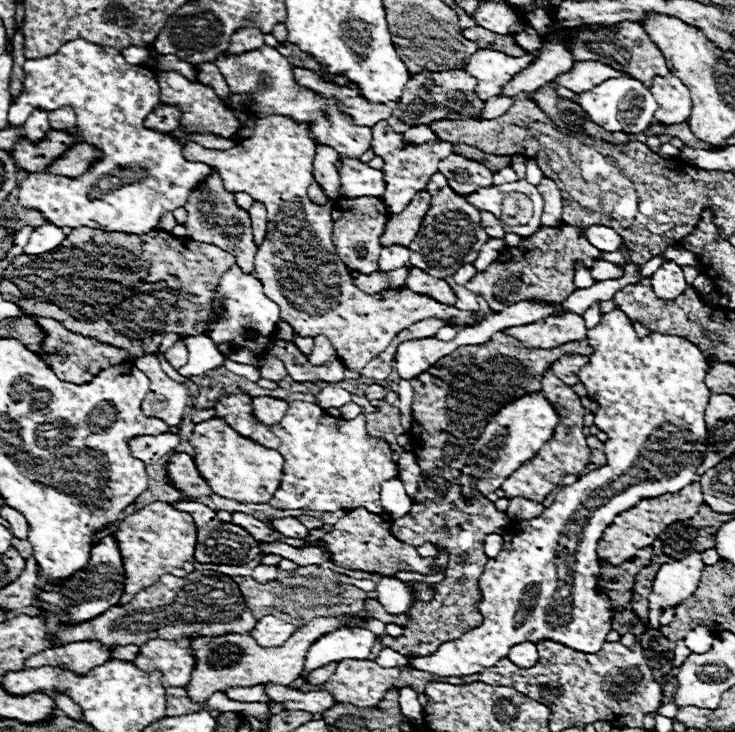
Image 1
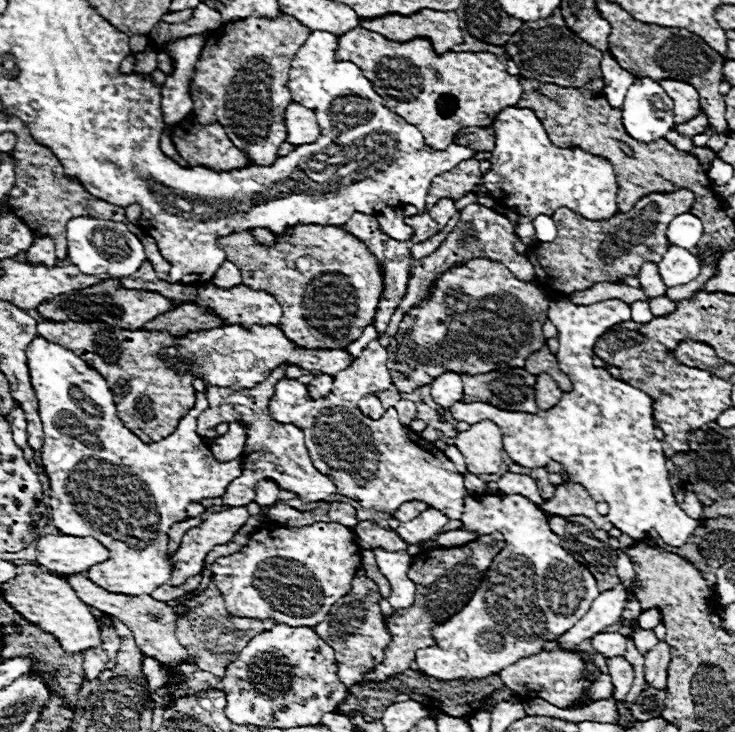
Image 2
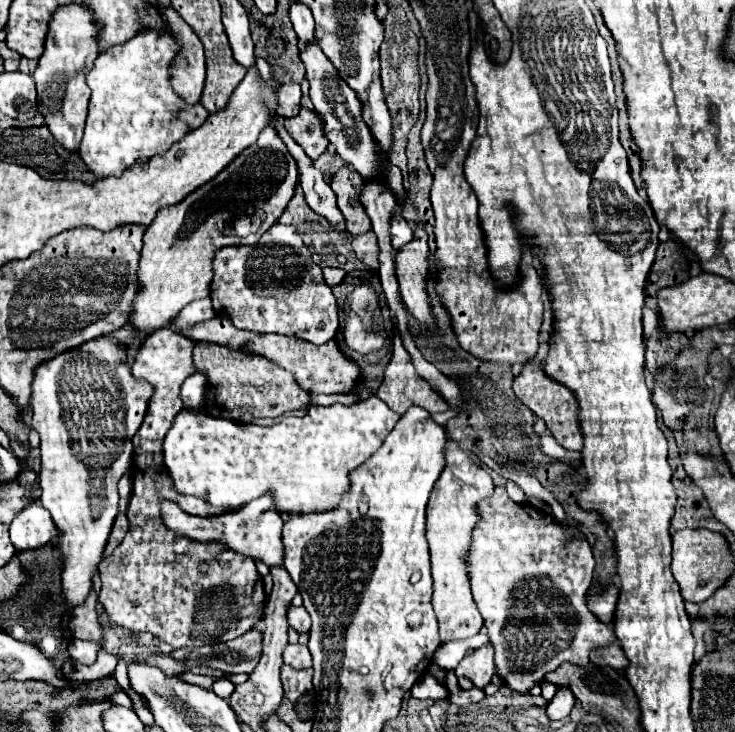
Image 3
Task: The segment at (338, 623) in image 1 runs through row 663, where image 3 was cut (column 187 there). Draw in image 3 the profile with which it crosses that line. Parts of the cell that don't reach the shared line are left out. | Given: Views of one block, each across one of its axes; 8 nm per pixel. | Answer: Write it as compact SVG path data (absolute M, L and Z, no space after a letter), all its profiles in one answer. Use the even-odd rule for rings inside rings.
M266 126L256 144L246 148L220 176L214 176L204 188L198 188L192 192L192 196L186 196L180 204L166 206L158 212L156 220L146 228L144 232L144 244L140 250L140 262L138 262L138 290L132 302L130 310L130 324L136 330L142 332L156 332L164 328L186 304L194 300L208 298L210 294L210 282L212 282L212 256L218 248L230 246L230 244L256 244L258 238L282 216L286 204L294 196L294 188L298 182L298 172L296 172L296 160L292 160L292 154L288 148L284 148L284 140L276 136L276 128ZM238 216L250 216L252 220L252 232L246 238L240 238L234 234L234 224Z

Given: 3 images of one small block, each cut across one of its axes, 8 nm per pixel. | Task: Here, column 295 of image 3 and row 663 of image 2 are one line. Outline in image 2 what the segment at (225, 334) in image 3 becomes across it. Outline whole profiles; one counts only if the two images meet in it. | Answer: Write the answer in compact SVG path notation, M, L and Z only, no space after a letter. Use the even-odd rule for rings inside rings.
M356 576L352 580L352 590L344 598L340 598L332 606L330 614L314 628L316 634L334 648L340 682L344 682L348 688L358 684L364 672L372 670L378 662L382 662L384 648L390 642L390 634L384 626L384 618L378 606L380 598L382 596L378 592L378 586L370 578Z

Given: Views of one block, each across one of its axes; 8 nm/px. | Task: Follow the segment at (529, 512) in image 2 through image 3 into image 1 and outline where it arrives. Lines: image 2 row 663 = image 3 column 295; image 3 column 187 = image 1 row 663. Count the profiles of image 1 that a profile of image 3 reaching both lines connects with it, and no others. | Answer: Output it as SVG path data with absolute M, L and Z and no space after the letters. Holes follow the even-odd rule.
M612 310L608 314L602 314L602 320L600 320L600 326L596 326L592 332L588 332L588 344L592 346L592 354L588 356L590 362L588 366L584 366L580 372L578 372L578 380L586 386L588 390L588 398L594 398L598 402L598 410L596 410L596 418L594 418L594 424L608 434L608 440L606 440L606 446L604 446L604 452L606 452L606 464L592 472L592 474L586 474L582 476L578 482L574 482L572 486L564 486L560 488L560 492L556 494L556 502L546 508L538 518L532 518L532 520L512 520L508 530L504 532L504 548L502 552L496 556L496 560L488 560L486 566L484 566L484 572L480 576L480 582L478 582L478 590L480 590L480 602L478 602L478 608L482 610L482 616L484 616L484 622L480 628L476 630L470 630L468 634L464 634L462 638L454 640L454 642L446 642L442 644L434 654L430 656L412 656L410 658L410 666L412 668L418 668L418 670L424 670L424 672L432 672L432 674L438 674L438 676L470 676L470 674L476 674L478 670L482 668L490 668L494 666L500 658L504 658L510 650L512 644L516 642L538 642L538 640L554 640L554 642L560 642L560 644L566 644L570 648L576 648L576 650L582 650L582 652L598 652L600 646L606 642L606 634L612 630L610 628L610 620L612 620L612 604L608 600L606 594L598 592L598 580L600 580L600 562L598 562L598 554L596 554L596 542L600 540L606 526L612 524L614 516L632 508L640 498L654 498L654 496L662 496L662 494L674 494L678 490L682 490L684 486L688 486L690 482L696 482L696 468L702 464L702 456L704 456L704 450L702 446L706 446L706 422L704 422L704 408L708 406L708 398L710 398L710 390L706 388L704 384L704 376L706 376L706 368L708 368L708 360L704 358L704 354L692 344L688 342L686 338L682 336L668 336L668 334L658 334L658 332L652 332L644 338L640 338L632 324L630 324L630 318L622 312L622 310Z

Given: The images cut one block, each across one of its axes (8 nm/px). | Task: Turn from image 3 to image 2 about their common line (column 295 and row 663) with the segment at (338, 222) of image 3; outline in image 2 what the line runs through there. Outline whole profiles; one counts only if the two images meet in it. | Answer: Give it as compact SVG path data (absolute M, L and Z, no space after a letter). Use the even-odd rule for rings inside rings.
M144 658L144 662L142 662L142 672L144 672L144 676L146 676L146 682L148 682L148 690L150 690L150 692L154 692L156 688L164 686L164 680L166 680L164 668L162 668L154 658Z

